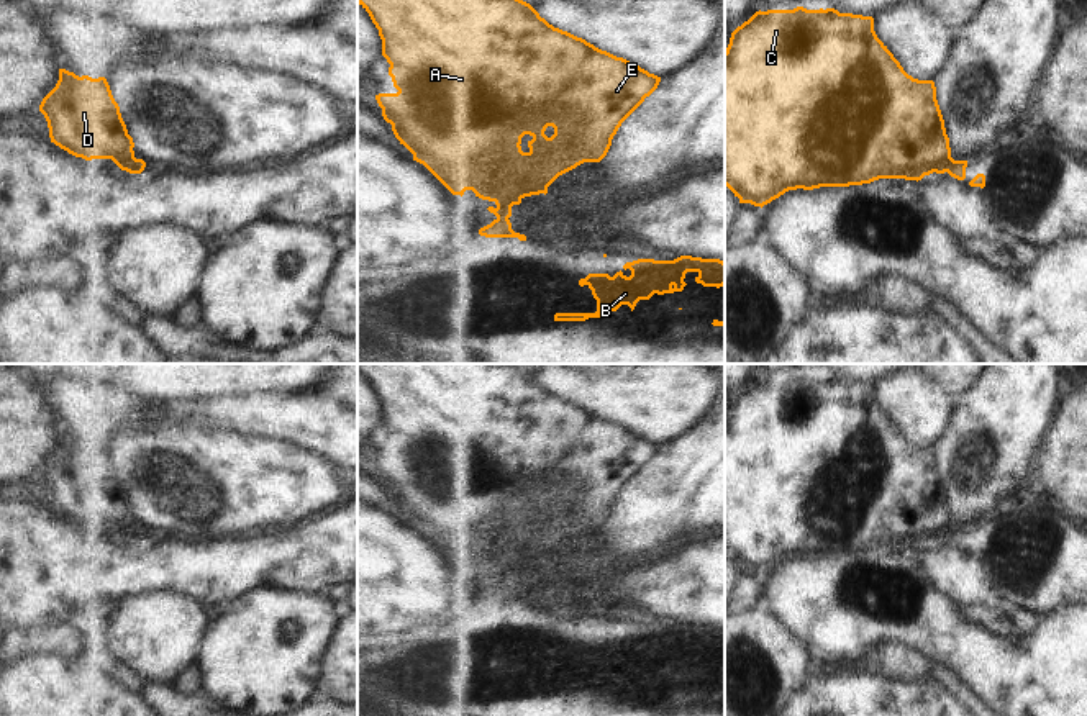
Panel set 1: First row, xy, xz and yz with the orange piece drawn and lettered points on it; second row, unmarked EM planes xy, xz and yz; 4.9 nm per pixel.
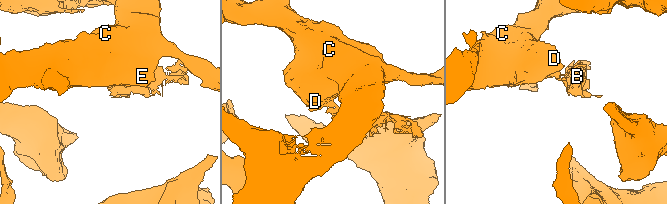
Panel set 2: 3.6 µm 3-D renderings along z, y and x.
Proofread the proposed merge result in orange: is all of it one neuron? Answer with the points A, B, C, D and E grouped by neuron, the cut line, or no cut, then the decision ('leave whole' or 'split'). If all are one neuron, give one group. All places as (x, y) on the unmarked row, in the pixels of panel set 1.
A C D E / B | yz (950, 523), (946, 538) | split

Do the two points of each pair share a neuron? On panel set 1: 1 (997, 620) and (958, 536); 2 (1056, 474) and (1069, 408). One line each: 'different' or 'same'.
1: different
2: same

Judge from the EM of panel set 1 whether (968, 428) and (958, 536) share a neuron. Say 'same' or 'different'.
different

